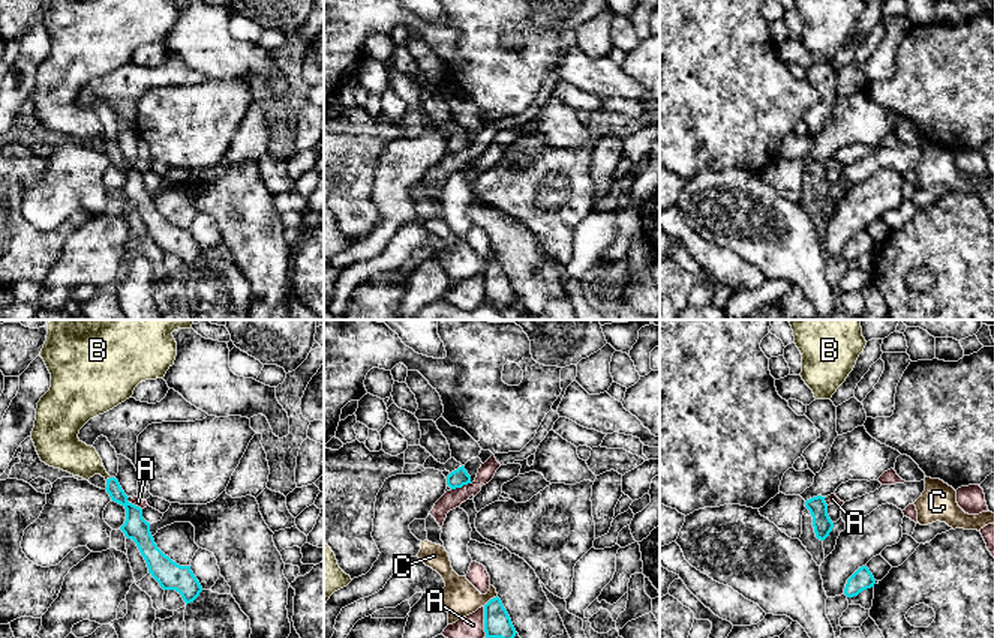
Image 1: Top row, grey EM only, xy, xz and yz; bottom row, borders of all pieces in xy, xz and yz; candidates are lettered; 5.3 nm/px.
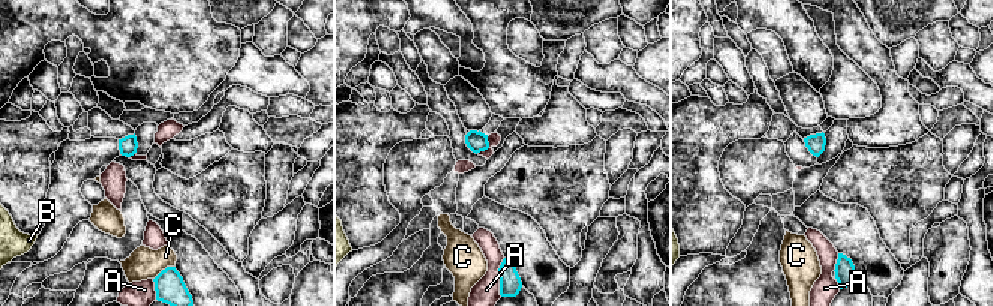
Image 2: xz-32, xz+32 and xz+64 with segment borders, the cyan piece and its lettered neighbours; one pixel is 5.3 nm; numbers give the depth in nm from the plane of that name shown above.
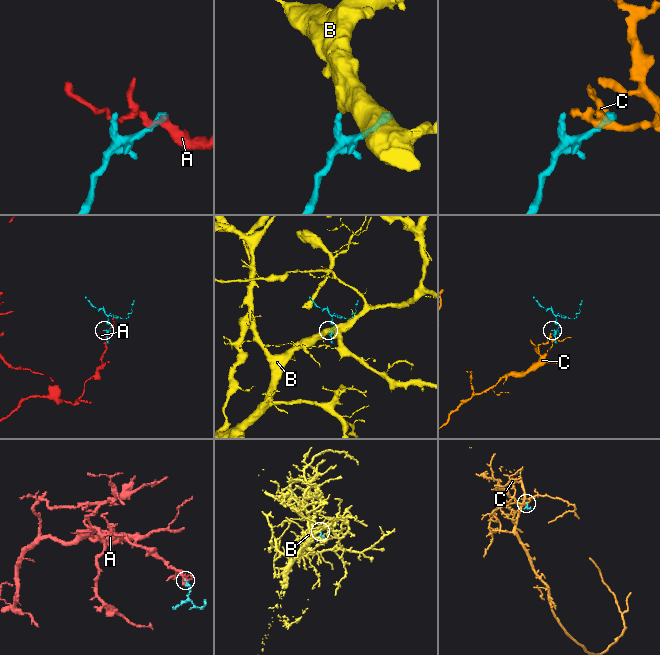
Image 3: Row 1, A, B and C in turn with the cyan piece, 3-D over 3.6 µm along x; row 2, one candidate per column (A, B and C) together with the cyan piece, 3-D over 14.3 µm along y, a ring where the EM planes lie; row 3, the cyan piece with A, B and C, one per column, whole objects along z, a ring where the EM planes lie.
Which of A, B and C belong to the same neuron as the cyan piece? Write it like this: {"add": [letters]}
{"add": ["B"]}

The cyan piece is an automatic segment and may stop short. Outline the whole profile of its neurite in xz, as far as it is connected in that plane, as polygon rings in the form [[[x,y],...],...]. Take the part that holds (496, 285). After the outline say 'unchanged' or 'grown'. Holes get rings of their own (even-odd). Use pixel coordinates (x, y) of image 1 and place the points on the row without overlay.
[[[498,260],[484,269],[484,296],[486,302],[501,302],[504,305],[514,303],[517,297]]] | unchanged

